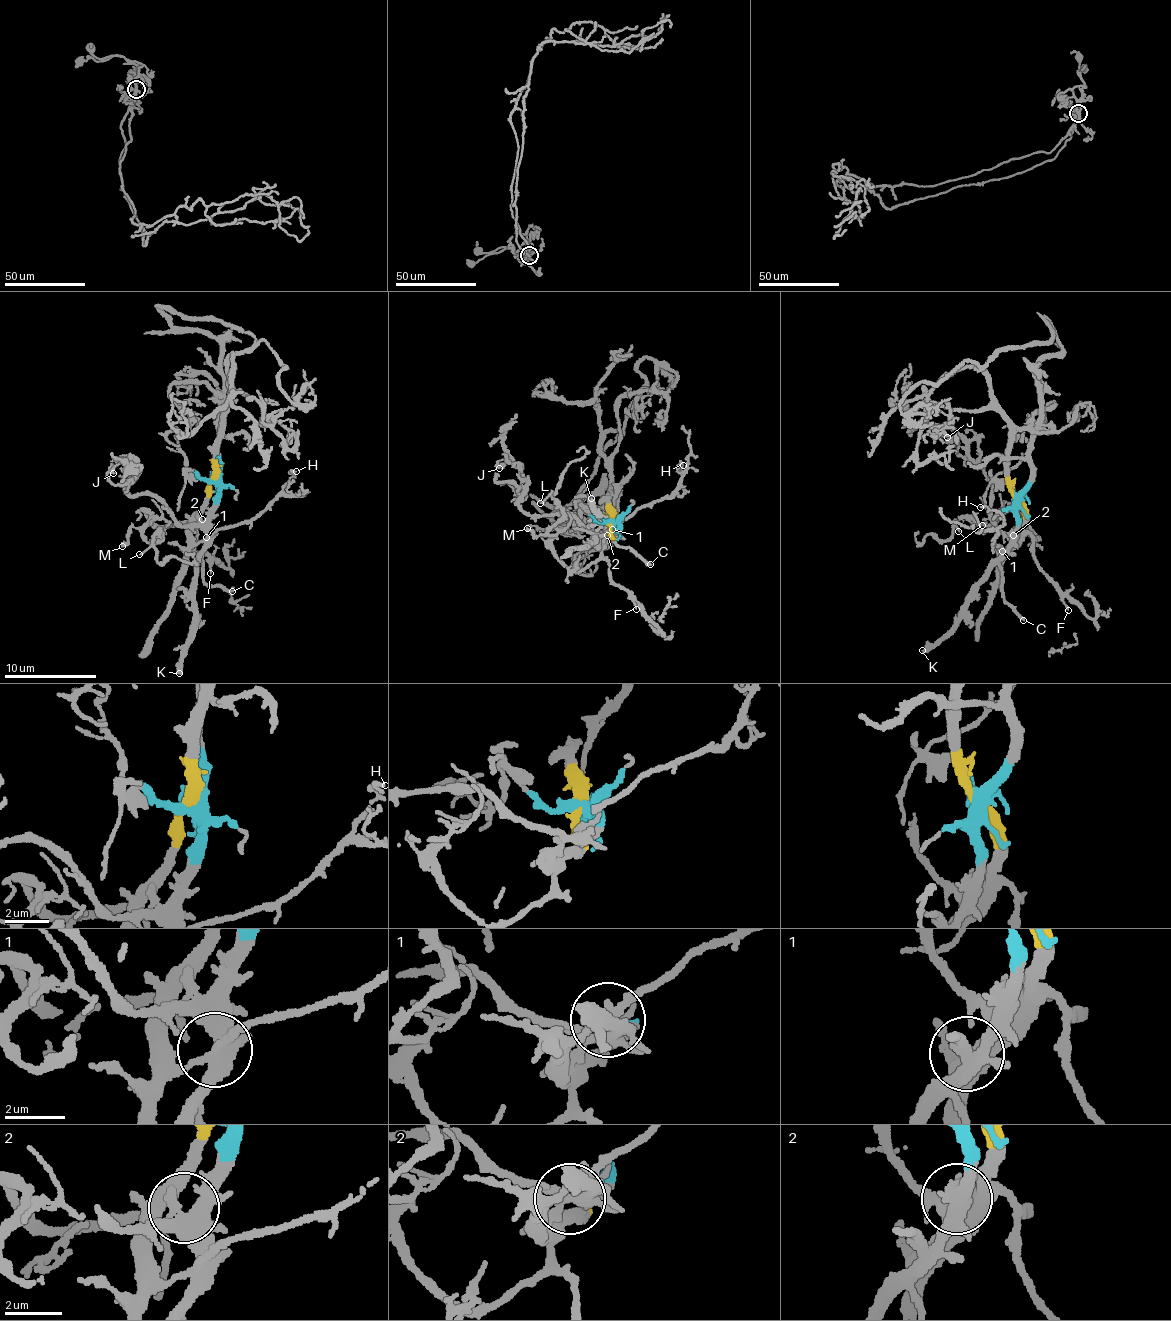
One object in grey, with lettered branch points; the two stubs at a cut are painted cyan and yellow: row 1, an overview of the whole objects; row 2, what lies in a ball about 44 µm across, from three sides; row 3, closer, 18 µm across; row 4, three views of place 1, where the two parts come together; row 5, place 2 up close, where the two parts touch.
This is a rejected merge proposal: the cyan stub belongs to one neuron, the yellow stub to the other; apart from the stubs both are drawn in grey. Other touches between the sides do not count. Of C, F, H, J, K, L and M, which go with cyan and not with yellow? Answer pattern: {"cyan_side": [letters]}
{"cyan_side": ["C", "J", "K"]}

